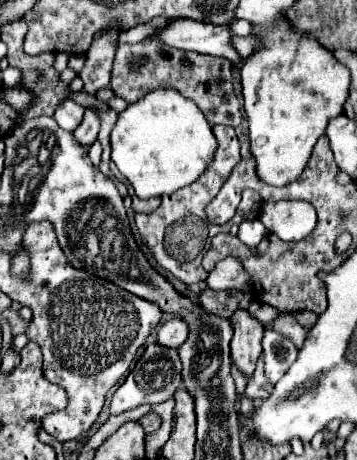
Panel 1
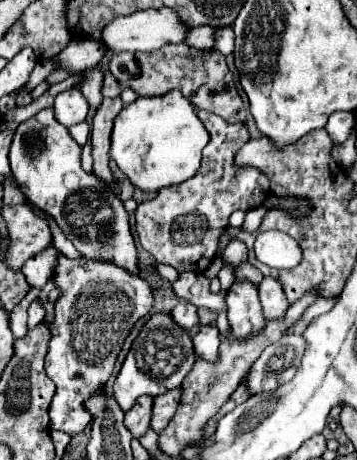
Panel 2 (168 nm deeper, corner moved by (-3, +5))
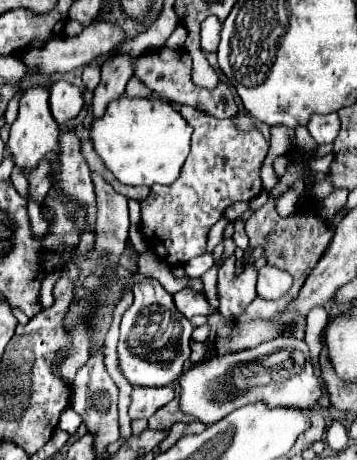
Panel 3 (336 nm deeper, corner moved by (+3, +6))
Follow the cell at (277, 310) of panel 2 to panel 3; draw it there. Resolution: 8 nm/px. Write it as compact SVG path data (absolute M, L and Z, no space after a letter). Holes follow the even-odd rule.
M263 266L259 270L257 294L265 300L277 300L291 288L291 284L293 284L293 278L289 272L279 270L275 266Z

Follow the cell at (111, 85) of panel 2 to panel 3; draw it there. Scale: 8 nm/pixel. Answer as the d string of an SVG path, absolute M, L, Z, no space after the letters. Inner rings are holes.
M91 62L89 66L85 66L85 70L83 70L83 86L93 92L97 88L99 80L101 80L101 66L97 62Z

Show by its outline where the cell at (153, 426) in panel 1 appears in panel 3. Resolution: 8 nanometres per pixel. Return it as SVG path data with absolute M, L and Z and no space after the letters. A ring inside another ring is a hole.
M175 396L173 402L169 402L167 406L163 406L161 410L157 410L151 418L149 418L149 428L151 430L169 430L175 422L189 422L193 418L187 418L181 408L179 408L179 398Z

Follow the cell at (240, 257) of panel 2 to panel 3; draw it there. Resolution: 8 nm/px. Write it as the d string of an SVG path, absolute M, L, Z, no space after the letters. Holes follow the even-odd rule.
M235 220L235 234L233 234L233 240L237 246L249 246L249 238L245 234L245 220Z

